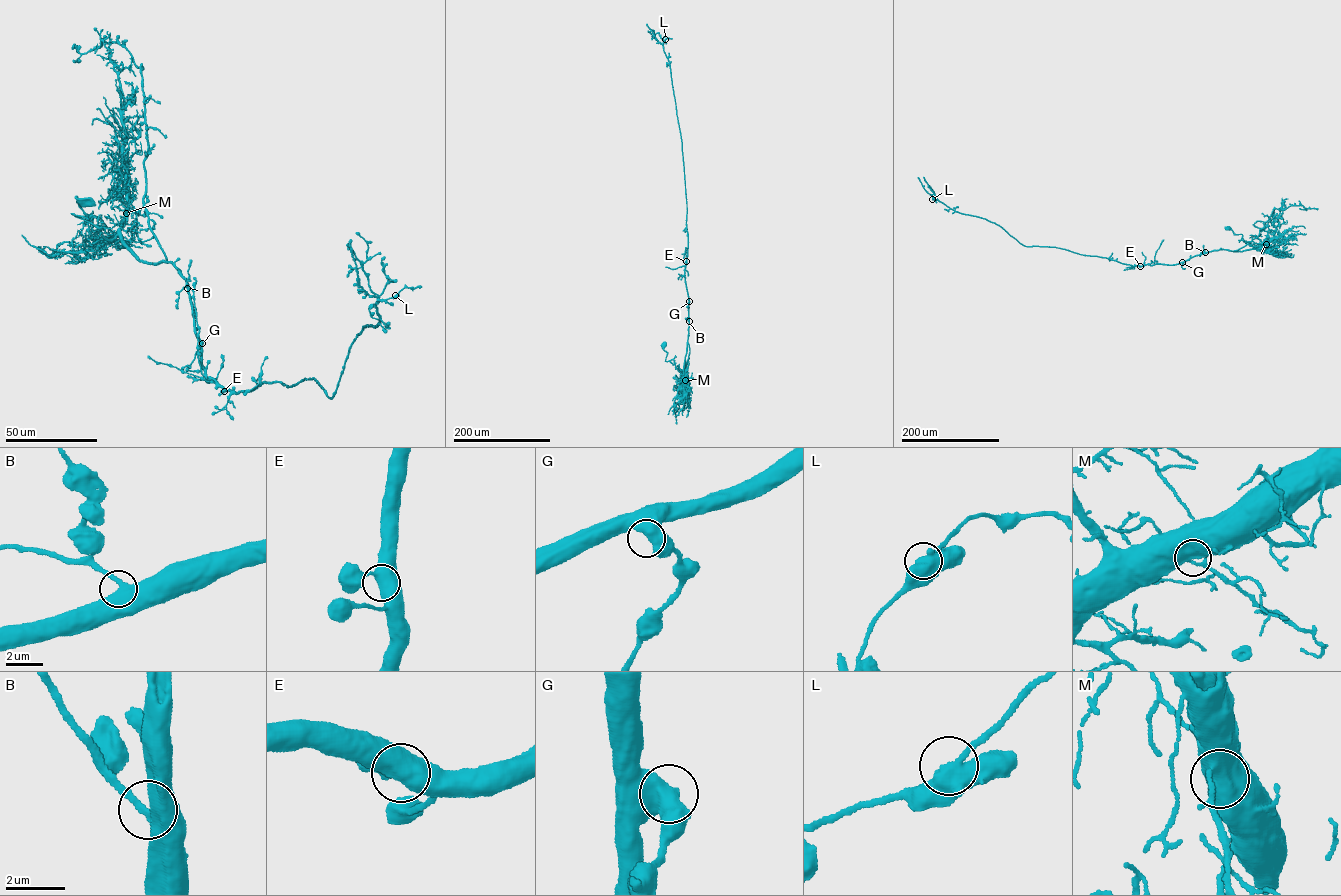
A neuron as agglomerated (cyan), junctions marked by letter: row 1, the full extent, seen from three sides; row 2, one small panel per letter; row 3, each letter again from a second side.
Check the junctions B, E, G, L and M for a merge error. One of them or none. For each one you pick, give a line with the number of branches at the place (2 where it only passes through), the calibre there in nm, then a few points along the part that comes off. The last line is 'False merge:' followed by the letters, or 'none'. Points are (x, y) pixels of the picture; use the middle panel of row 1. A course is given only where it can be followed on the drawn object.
L: Branches: 2. Thickness 550 nm
False merge: L

